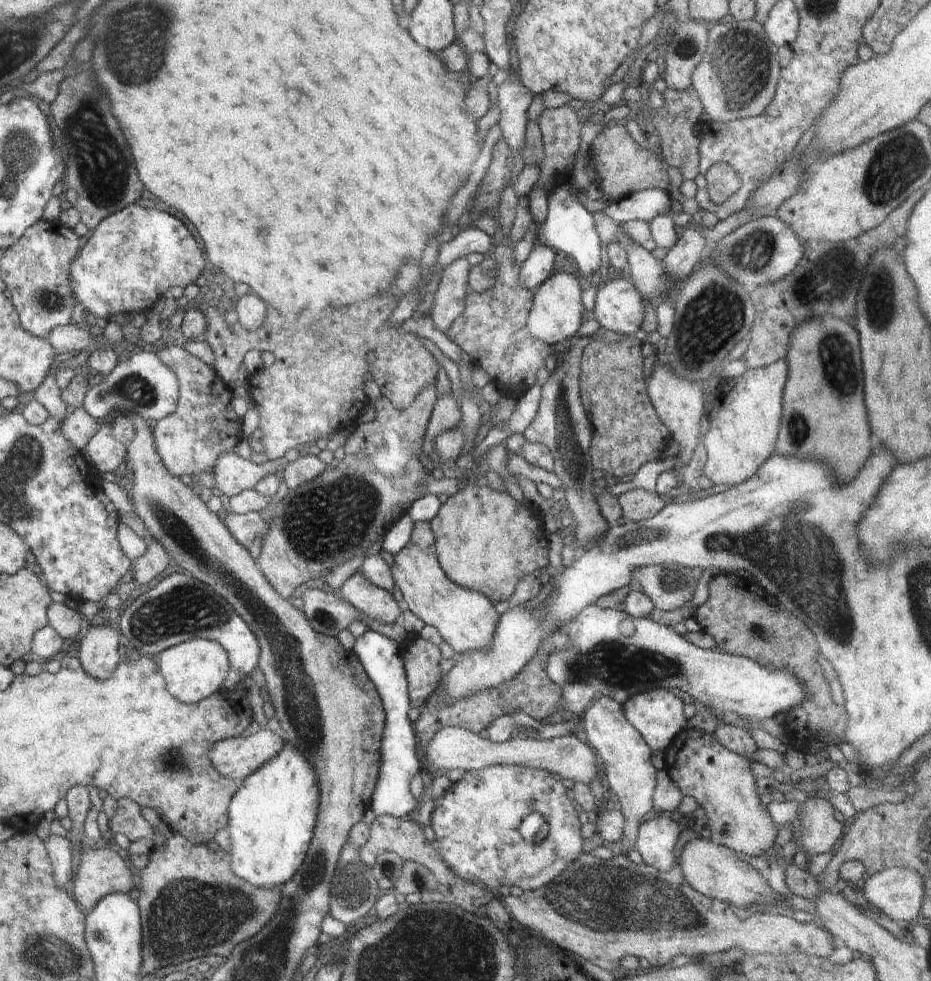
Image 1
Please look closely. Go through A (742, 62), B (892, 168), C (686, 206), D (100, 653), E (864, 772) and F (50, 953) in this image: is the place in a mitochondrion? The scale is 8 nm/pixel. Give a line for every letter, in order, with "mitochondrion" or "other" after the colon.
A: mitochondrion
B: mitochondrion
C: other
D: other
E: other
F: mitochondrion

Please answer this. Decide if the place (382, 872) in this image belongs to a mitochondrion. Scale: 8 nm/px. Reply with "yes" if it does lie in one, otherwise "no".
yes

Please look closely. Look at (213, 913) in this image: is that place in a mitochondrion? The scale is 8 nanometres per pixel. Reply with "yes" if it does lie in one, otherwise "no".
yes

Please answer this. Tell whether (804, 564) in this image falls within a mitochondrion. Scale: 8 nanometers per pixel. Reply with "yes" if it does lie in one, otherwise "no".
yes

